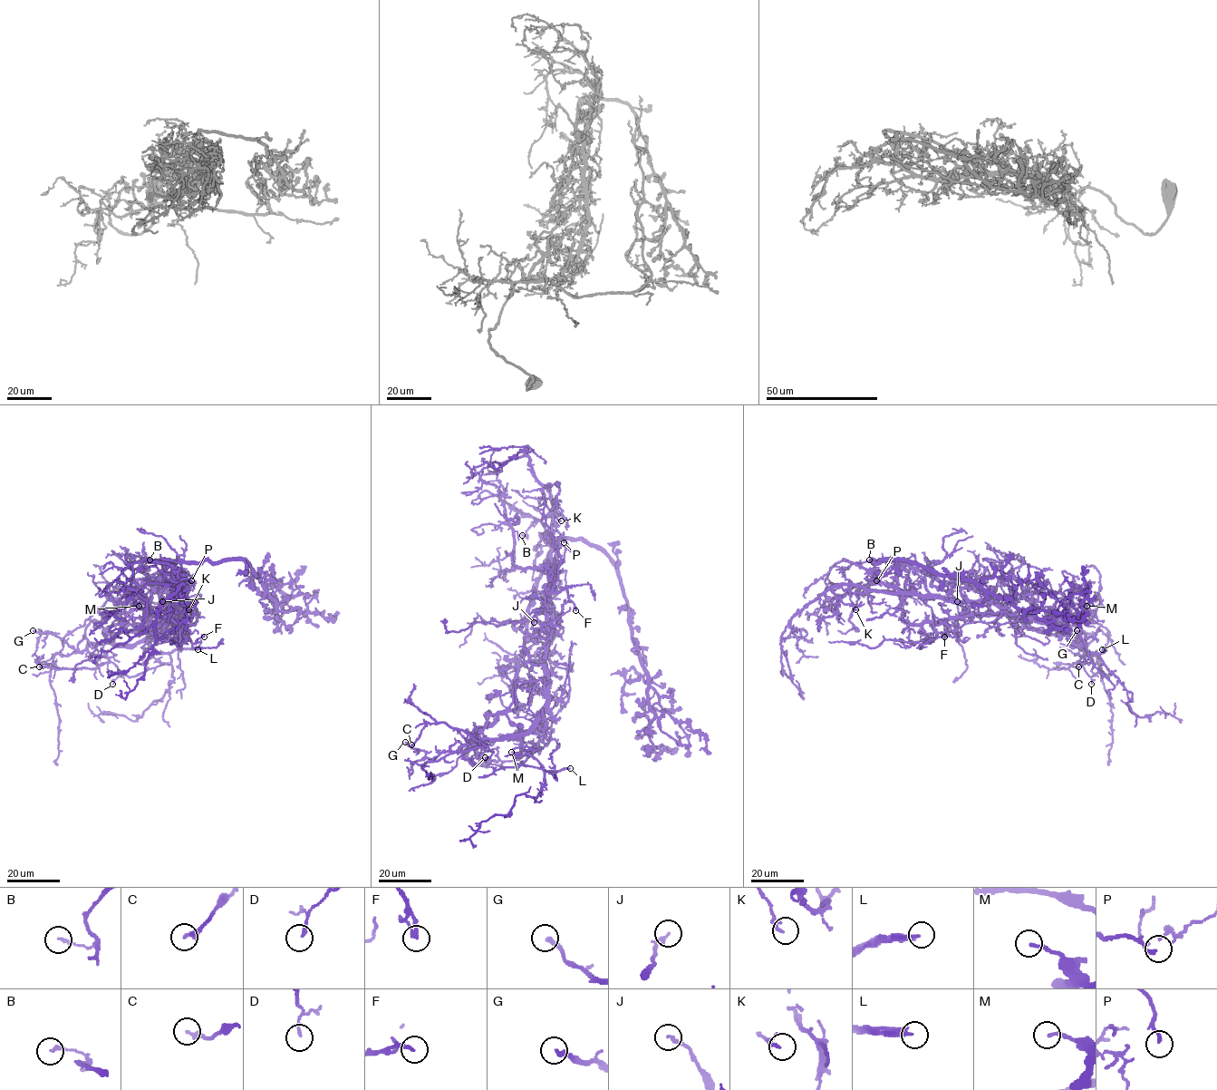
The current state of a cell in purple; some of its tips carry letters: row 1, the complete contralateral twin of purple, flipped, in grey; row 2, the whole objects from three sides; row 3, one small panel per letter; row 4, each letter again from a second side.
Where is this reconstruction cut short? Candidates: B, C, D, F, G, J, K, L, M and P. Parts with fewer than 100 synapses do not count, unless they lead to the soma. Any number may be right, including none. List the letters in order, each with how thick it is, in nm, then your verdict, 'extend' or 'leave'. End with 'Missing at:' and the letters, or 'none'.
B: 180 nm | leave
C: 280 nm | leave
D: 150 nm | leave
F: 130 nm | leave
G: 240 nm | leave
J: 200 nm | leave
K: 120 nm | leave
L: 280 nm | extend
M: 180 nm | leave
P: 170 nm | leave
Missing at: L

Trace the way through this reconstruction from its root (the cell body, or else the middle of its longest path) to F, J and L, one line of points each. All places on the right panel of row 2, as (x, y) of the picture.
F: (911, 585), (916, 593), (992, 602), (1003, 612), (950, 617), (922, 625), (928, 637), (923, 644), (944, 637)
J: (911, 585), (916, 593), (961, 601), (992, 602), (1003, 612), (964, 614), (962, 607), (957, 601)
L: (911, 585), (914, 592), (927, 596), (998, 603), (1015, 616), (1045, 619), (1089, 652), (1102, 649)

